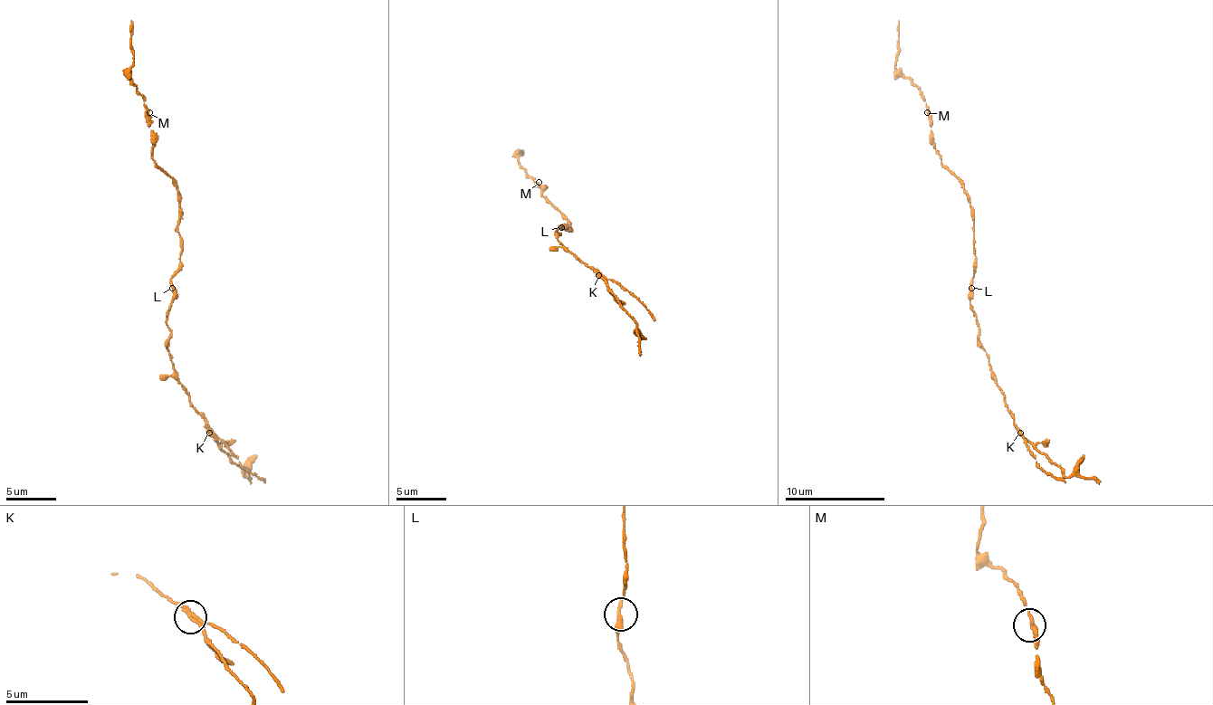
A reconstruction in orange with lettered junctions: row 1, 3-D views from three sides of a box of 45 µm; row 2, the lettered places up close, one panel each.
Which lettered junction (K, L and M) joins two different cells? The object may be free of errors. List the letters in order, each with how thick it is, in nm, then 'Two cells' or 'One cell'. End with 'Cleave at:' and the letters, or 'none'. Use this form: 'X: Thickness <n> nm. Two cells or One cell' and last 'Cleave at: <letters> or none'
K: Thickness 260 nm. Two cells
L: Thickness 260 nm. One cell
M: Thickness 280 nm. One cell
Cleave at: K

